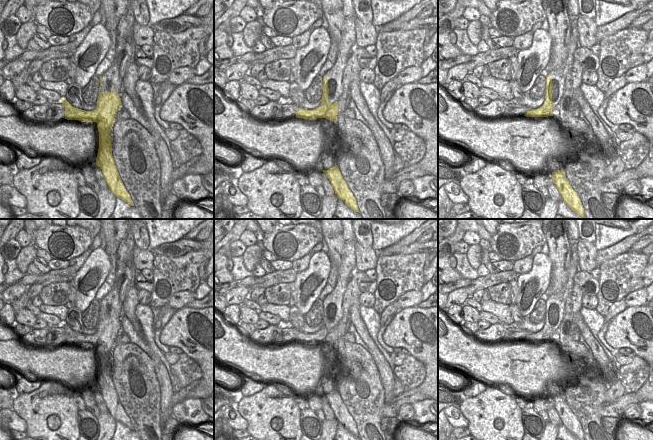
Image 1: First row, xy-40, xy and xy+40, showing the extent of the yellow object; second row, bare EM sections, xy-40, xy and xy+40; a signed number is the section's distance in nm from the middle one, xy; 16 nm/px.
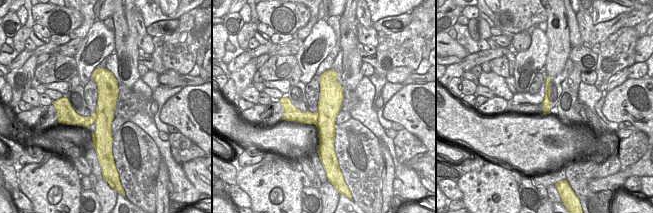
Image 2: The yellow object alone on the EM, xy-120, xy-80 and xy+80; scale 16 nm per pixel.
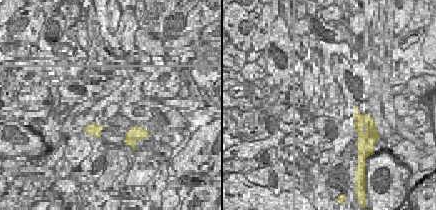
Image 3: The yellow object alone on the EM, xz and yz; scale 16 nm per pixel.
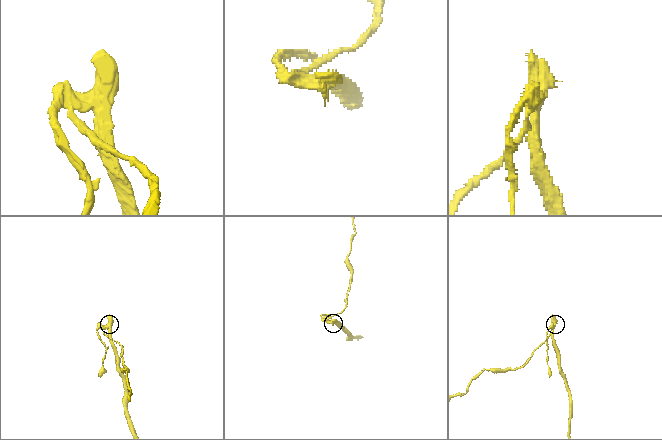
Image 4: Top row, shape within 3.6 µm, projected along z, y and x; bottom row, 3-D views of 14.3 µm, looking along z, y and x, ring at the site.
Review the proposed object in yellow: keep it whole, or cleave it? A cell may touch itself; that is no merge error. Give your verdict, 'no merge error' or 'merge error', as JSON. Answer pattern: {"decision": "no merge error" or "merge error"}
{"decision": "merge error"}

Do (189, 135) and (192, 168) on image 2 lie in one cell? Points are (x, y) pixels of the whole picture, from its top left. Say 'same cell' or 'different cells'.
different cells

